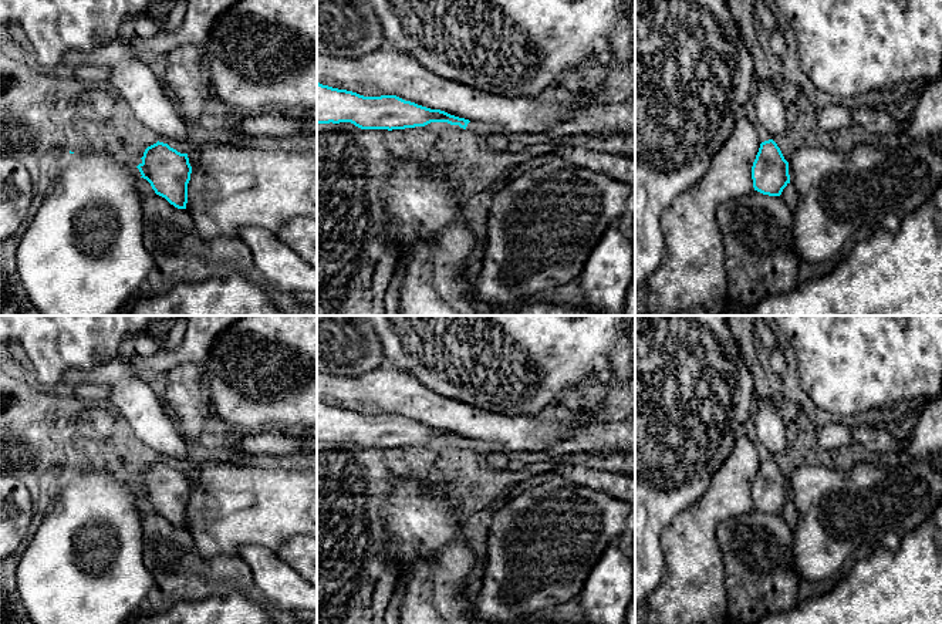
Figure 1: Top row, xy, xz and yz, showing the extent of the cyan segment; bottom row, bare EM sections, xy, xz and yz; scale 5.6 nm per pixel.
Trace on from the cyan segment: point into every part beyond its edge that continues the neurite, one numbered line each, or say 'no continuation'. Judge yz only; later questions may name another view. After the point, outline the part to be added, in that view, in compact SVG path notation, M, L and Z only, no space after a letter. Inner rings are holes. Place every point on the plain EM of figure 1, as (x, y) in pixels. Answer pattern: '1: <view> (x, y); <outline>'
1: yz (749, 428); M750 416L743 428L742 428L742 432L745 432L747 436L750 436L753 445L756 446L759 455L762 456L762 461L764 459L769 459L769 458L773 458L773 455L769 452L769 449L762 443L762 441L757 438L757 434L756 434L756 426L754 426L754 419L753 416Z

